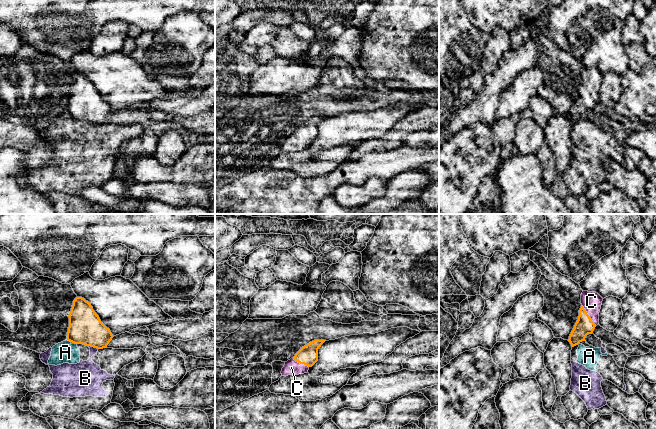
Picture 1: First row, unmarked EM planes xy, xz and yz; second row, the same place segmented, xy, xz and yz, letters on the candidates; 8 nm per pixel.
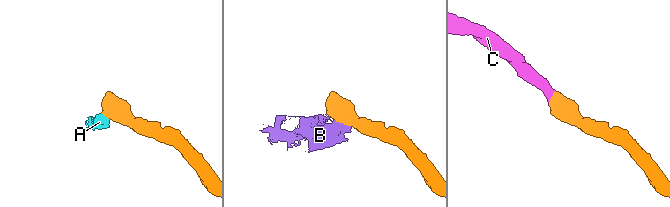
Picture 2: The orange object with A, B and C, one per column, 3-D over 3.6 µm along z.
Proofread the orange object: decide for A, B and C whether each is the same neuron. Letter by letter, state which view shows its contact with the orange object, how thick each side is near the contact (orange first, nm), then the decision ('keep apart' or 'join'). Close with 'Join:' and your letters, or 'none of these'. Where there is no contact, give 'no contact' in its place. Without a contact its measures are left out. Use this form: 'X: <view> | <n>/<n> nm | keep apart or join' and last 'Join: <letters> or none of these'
A: xy | 280/170 nm | keep apart
B: xy | 280/260 nm | keep apart
C: yz | 140/160 nm | join
Join: C

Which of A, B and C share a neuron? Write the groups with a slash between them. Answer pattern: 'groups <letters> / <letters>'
groups A B / C

